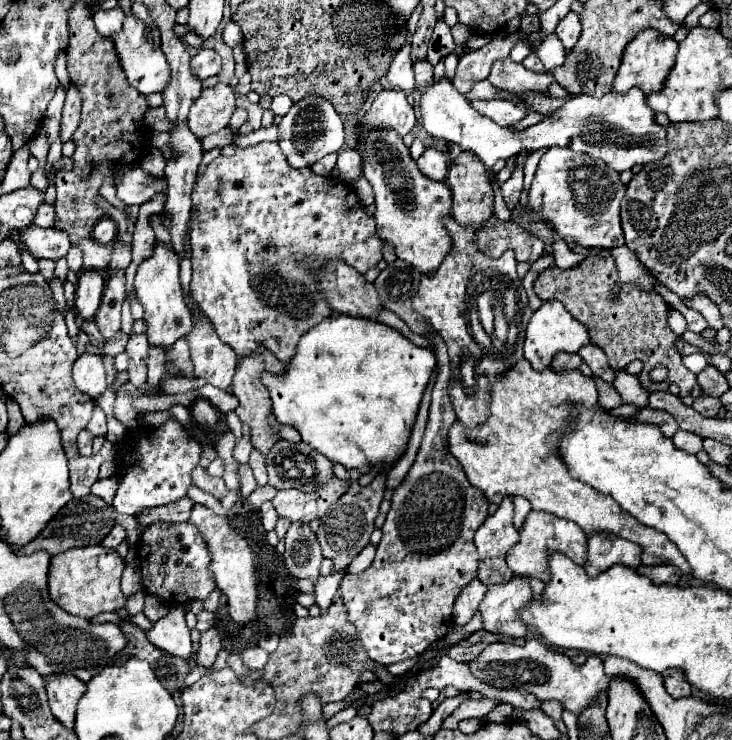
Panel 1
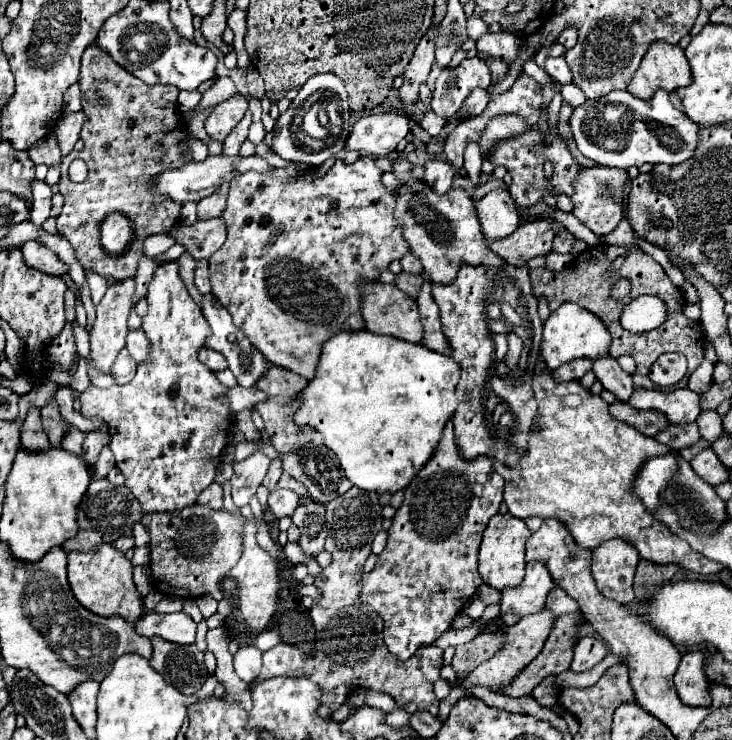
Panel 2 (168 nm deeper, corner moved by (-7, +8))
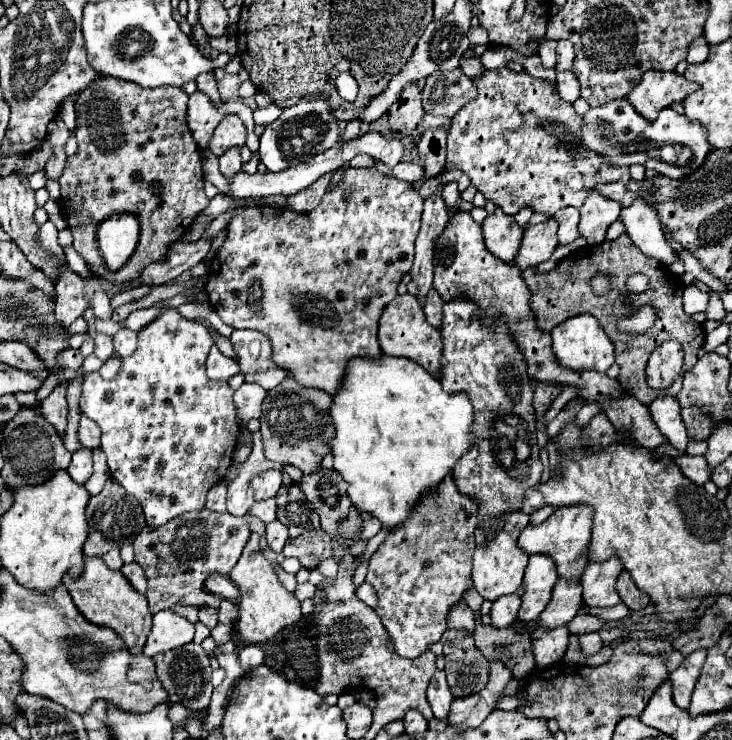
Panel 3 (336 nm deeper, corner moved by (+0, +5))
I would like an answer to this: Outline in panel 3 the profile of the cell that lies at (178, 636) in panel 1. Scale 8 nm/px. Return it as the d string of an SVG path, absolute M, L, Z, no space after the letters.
M164 609L154 615L154 625L144 647L144 655L152 657L156 653L176 649L190 643L192 639L194 639L194 625L186 617L180 617L178 613Z

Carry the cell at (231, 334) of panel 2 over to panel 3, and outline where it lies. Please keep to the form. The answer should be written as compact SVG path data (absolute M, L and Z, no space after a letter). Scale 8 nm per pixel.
M234 331L230 343L236 349L240 371L246 377L246 383L258 383L260 387L274 389L288 375L272 361L272 345L258 331Z

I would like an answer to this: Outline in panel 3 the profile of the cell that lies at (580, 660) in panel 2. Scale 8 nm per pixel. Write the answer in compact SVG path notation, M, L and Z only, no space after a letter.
M588 633L588 635L580 635L580 647L584 655L594 655L602 649L602 639L598 633Z

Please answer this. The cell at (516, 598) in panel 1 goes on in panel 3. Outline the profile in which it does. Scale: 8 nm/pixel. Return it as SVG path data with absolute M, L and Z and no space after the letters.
M532 555L524 573L524 593L522 607L518 611L518 621L528 623L538 619L552 597L552 587L558 579L556 565L548 555Z

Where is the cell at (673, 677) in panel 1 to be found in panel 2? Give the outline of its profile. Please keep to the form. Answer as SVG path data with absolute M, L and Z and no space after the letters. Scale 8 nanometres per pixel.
M693 650L683 654L675 672L675 688L683 704L701 706L711 702L707 698L707 678L703 672L703 652Z

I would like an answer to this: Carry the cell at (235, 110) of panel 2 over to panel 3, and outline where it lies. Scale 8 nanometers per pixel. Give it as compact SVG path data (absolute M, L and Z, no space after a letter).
M228 115L220 121L210 141L210 151L220 157L230 147L242 147L246 143L246 127L238 115Z

